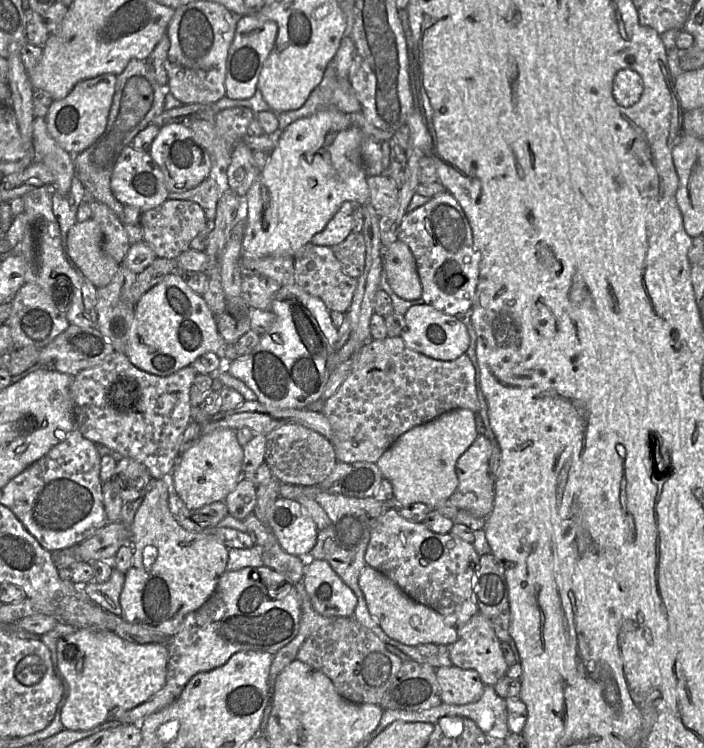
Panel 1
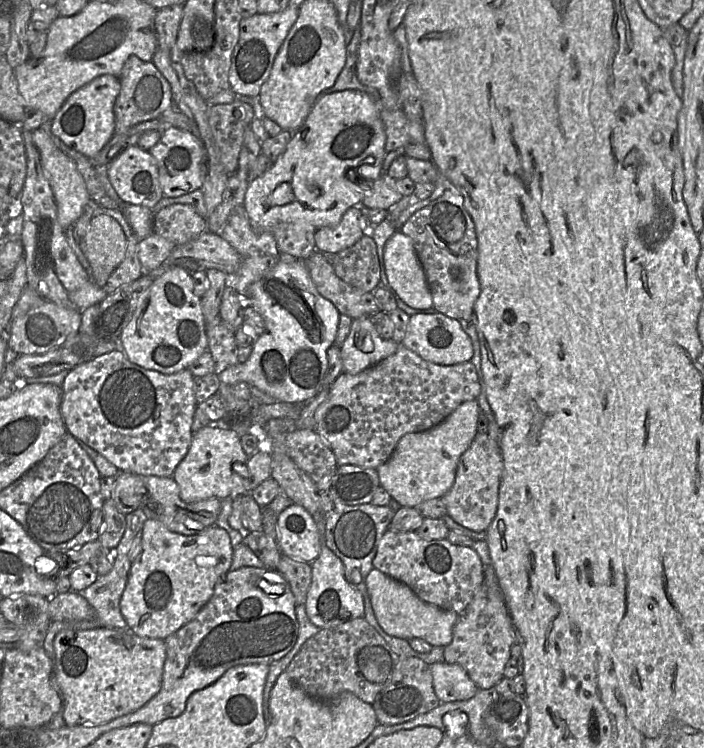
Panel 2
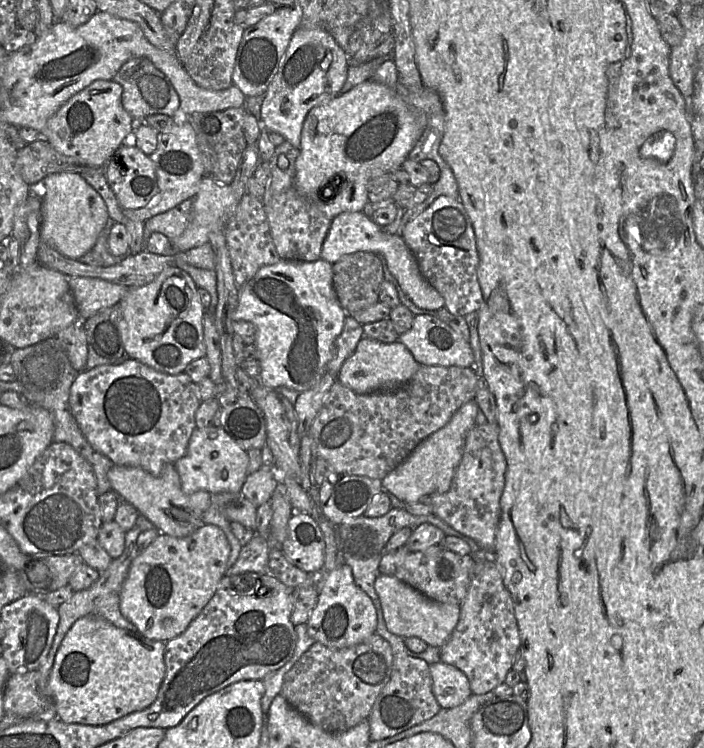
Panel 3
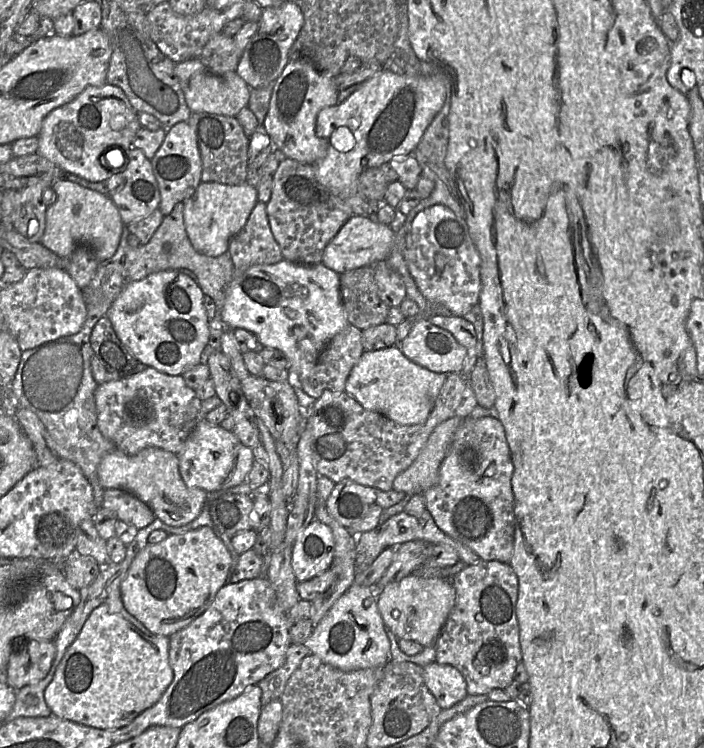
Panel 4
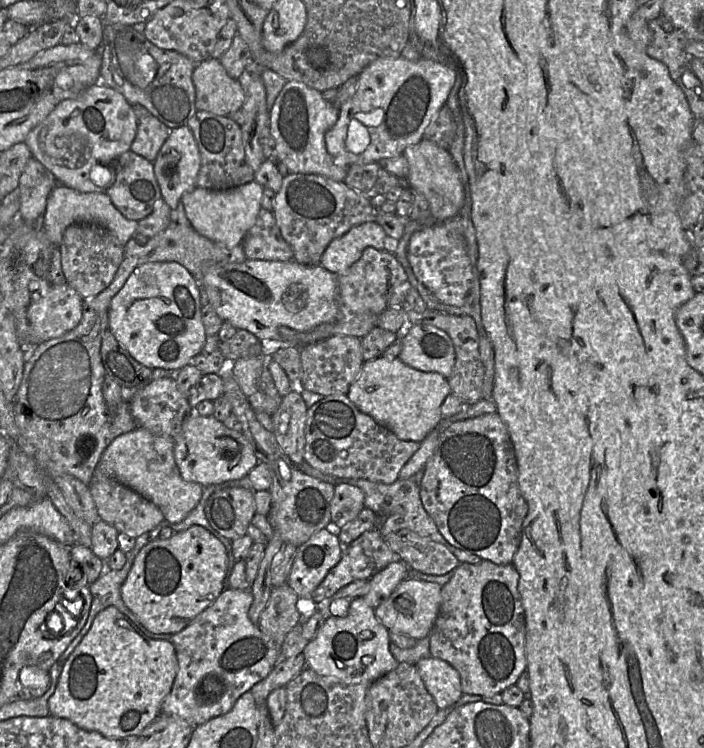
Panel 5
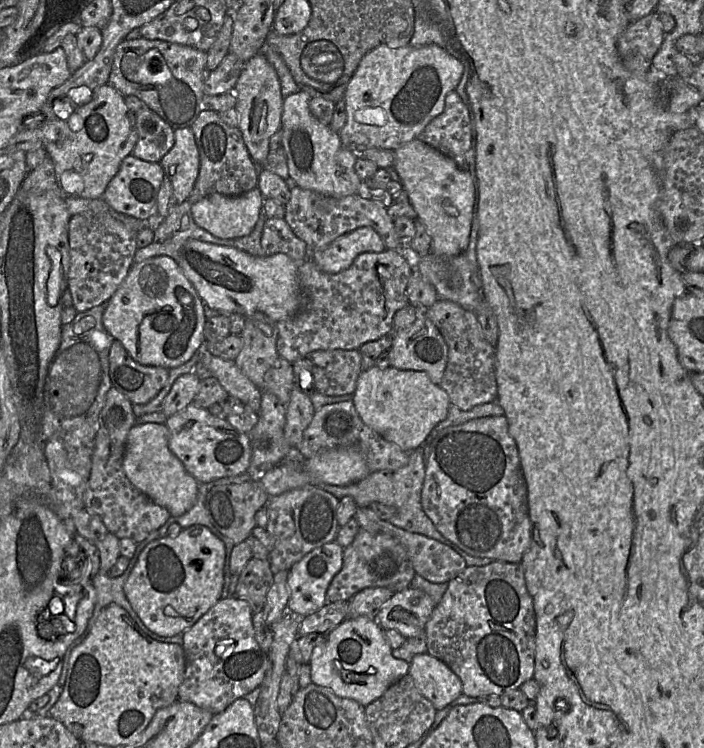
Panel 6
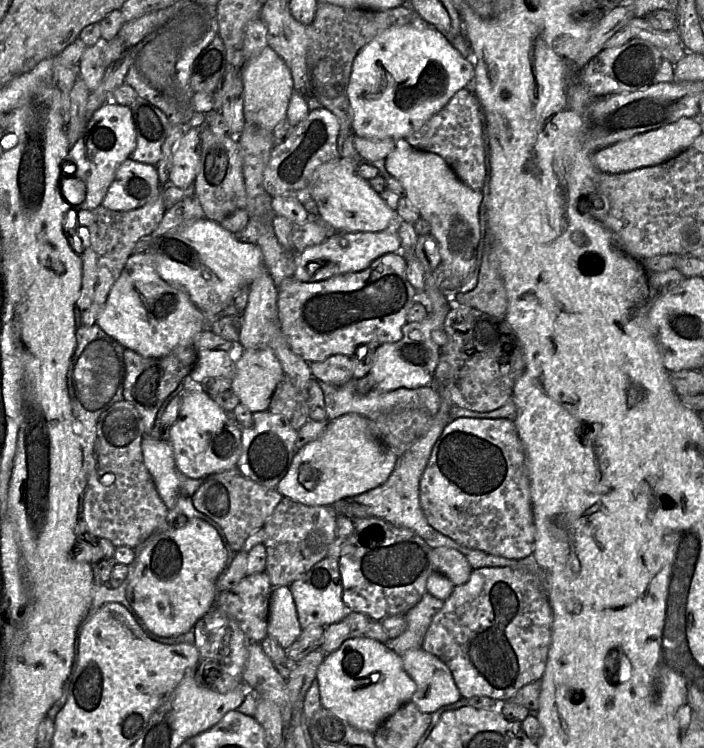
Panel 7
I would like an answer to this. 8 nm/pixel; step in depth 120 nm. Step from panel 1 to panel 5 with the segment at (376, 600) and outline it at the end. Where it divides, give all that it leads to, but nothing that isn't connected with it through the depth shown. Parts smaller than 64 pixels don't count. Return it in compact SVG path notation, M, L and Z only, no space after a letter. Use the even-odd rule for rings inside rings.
M405 578L375 609L375 615L389 632L406 635L416 641L425 638L429 636L437 618L442 600L441 590L437 583Z

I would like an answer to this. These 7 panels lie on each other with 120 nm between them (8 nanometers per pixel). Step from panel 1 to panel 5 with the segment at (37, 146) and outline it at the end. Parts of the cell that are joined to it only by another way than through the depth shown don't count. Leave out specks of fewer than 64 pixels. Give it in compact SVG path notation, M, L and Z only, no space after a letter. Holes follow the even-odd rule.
M57 185L48 195L44 231L50 242L60 247L65 230L74 223L94 223L109 230L122 244L137 231L138 221L127 219L104 192L79 192L72 188Z

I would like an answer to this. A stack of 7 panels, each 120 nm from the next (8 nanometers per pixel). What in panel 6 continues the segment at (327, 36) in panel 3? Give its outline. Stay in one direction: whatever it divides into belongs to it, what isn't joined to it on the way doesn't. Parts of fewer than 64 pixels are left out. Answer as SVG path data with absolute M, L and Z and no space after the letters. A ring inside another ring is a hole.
M302 89L284 98L280 129L290 177L301 188L331 197L365 193L365 182L355 172L359 155L344 147L339 134L311 114L309 103L312 98Z

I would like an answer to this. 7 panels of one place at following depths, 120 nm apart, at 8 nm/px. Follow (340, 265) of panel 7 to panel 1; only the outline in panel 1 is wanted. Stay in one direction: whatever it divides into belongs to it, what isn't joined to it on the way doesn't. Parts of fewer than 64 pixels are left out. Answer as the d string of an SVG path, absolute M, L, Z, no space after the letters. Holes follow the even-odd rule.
M351 201L342 203L325 228L312 237L311 242L317 246L330 248L343 242L352 233L353 213L354 207ZM397 239L384 248L383 269L392 290L405 300L422 297L422 285L415 257L409 246Z

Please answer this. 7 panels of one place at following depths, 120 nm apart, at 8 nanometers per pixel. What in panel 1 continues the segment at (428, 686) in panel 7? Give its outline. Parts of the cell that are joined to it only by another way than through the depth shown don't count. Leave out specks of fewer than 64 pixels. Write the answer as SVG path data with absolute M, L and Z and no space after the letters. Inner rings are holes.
M441 666L436 669L436 679L443 703L462 705L476 702L484 692L485 684L474 669Z

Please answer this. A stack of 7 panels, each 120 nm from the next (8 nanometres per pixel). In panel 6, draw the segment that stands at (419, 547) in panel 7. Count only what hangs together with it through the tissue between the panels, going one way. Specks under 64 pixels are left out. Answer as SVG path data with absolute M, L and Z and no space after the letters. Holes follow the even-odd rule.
M360 529L354 541L343 550L341 570L332 579L327 592L328 603L349 601L366 588L384 587L393 592L410 587L415 570L403 545L391 535Z

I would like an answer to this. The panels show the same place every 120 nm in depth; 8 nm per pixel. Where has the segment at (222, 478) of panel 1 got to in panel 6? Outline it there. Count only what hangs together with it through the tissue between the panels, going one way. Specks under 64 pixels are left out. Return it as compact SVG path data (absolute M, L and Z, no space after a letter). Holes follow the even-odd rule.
M191 403L167 418L165 425L170 432L171 452L199 483L210 483L248 472L252 453L249 435L235 429L226 419Z

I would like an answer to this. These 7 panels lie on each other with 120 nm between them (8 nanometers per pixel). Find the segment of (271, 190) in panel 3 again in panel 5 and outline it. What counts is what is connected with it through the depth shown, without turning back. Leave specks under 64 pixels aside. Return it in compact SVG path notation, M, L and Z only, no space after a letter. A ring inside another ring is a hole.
M288 173L283 177L282 187L275 195L274 208L271 212L274 214L274 217L276 219L277 225L281 231L283 238L287 241L287 243L291 246L293 250L293 260L303 265L318 265L320 264L320 259L322 257L323 252L332 240L342 236L356 225L365 222L374 222L376 208L371 204L369 195L358 192L357 190L346 185L343 181L334 181L318 174Z

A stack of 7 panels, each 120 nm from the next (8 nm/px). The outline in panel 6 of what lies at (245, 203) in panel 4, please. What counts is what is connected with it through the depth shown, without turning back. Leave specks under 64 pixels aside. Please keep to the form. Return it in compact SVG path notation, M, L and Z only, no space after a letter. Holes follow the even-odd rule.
M259 187L239 196L210 194L191 205L191 212L196 224L221 239L236 239L252 232L263 210L264 196Z

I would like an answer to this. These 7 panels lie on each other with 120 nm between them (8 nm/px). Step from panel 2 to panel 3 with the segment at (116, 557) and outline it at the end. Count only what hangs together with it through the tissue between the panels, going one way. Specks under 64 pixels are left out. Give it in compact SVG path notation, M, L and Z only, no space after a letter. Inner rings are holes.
M139 514L139 516L135 521L134 526L128 532L126 532L125 549L122 555L118 558L112 559L110 565L104 571L100 572L98 580L90 588L82 591L75 591L72 597L68 601L62 603L58 607L60 620L52 647L49 651L45 663L41 665L39 669L37 669L38 671L40 671L39 692L45 695L45 697L48 700L49 706L50 706L50 698L49 698L48 678L50 676L50 673L54 665L56 653L66 633L70 630L70 628L77 620L85 616L92 615L105 619L119 628L136 629L136 627L131 622L129 622L121 613L120 593L123 583L126 579L128 570L133 560L139 554L139 550L137 547L137 538L141 532L152 528L155 528L154 524L147 517Z

